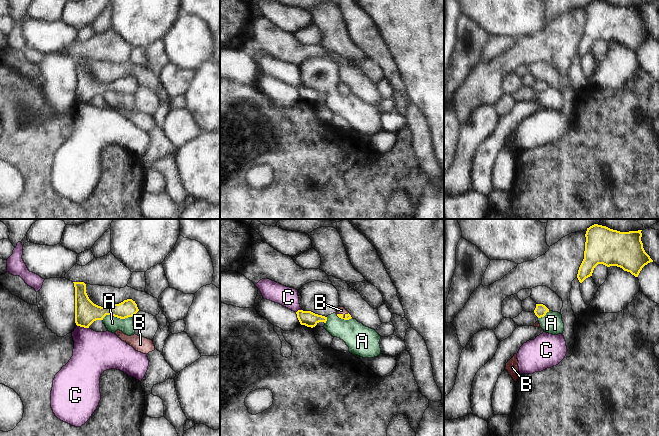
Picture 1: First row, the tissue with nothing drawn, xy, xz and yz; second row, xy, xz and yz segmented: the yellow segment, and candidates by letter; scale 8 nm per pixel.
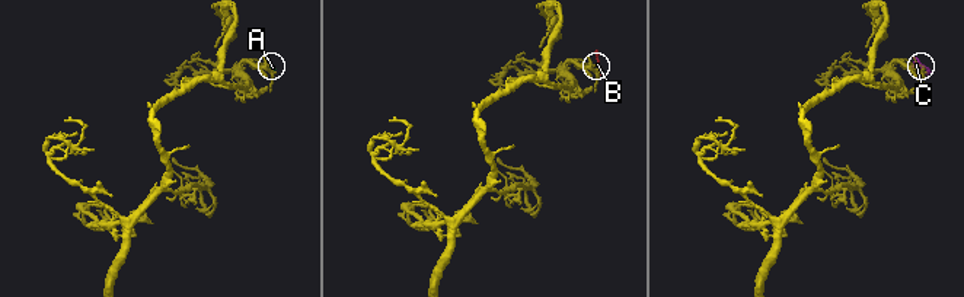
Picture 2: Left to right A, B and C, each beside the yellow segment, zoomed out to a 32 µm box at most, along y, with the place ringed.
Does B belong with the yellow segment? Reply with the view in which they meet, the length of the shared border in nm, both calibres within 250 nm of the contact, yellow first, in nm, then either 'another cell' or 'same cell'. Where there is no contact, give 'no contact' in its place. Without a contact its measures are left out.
contact in xz; length 100 nm; calibres 50 and 60 nm; same cell

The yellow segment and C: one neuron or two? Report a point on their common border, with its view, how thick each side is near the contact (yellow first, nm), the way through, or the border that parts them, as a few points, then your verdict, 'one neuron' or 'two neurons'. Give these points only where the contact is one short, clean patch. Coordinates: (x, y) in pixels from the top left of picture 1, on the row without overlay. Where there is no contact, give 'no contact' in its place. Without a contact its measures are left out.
contact xy (83, 102); calibres 190 and 340 nm; border xy (77, 101), (88, 104); two neurons

